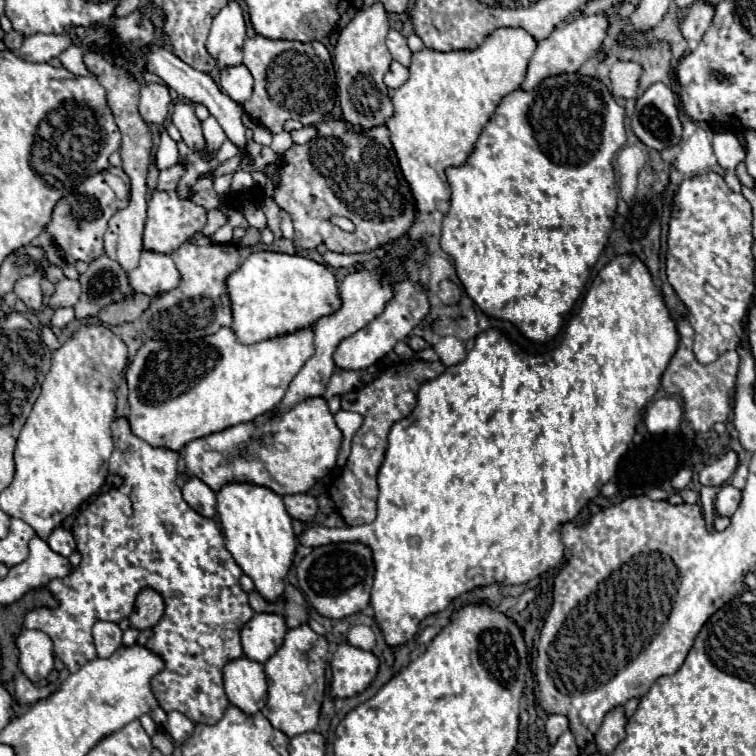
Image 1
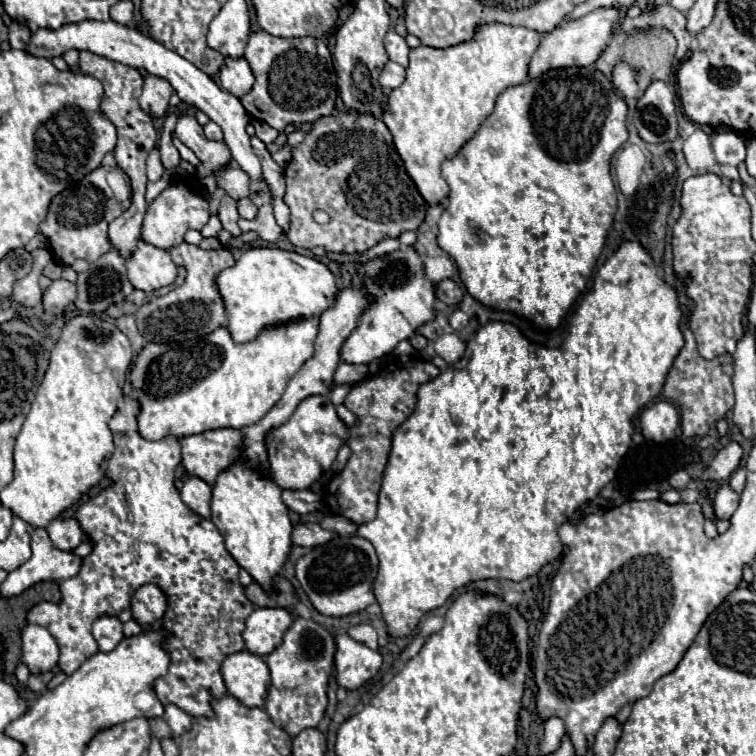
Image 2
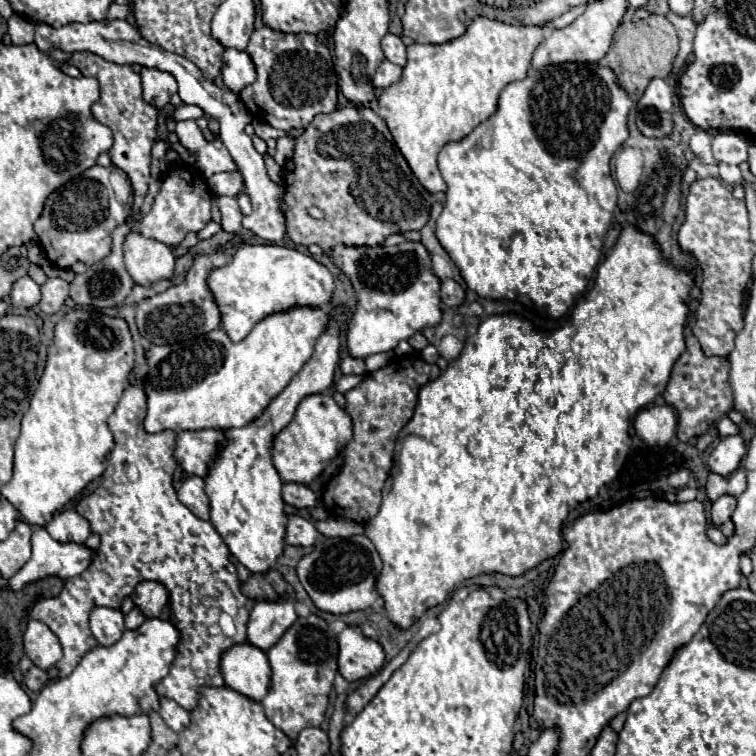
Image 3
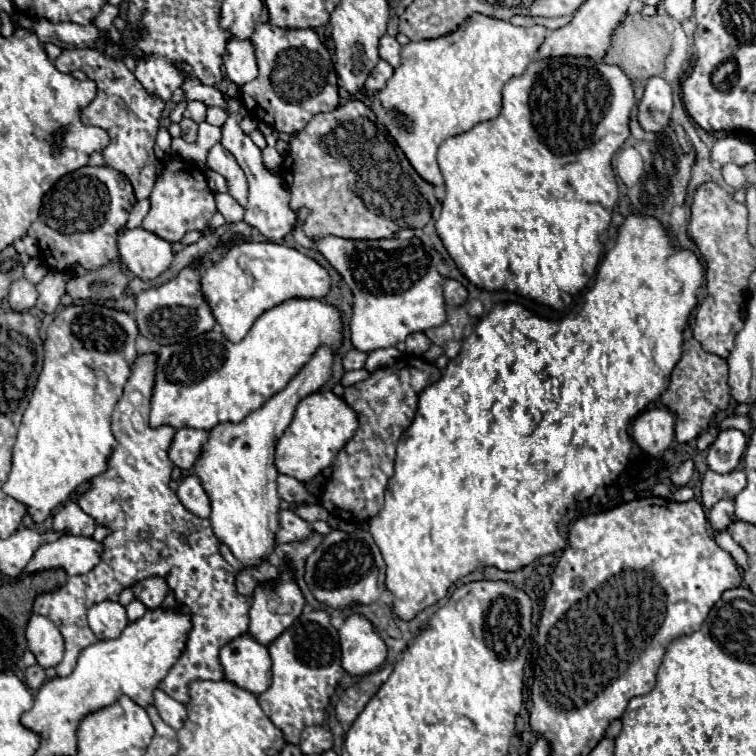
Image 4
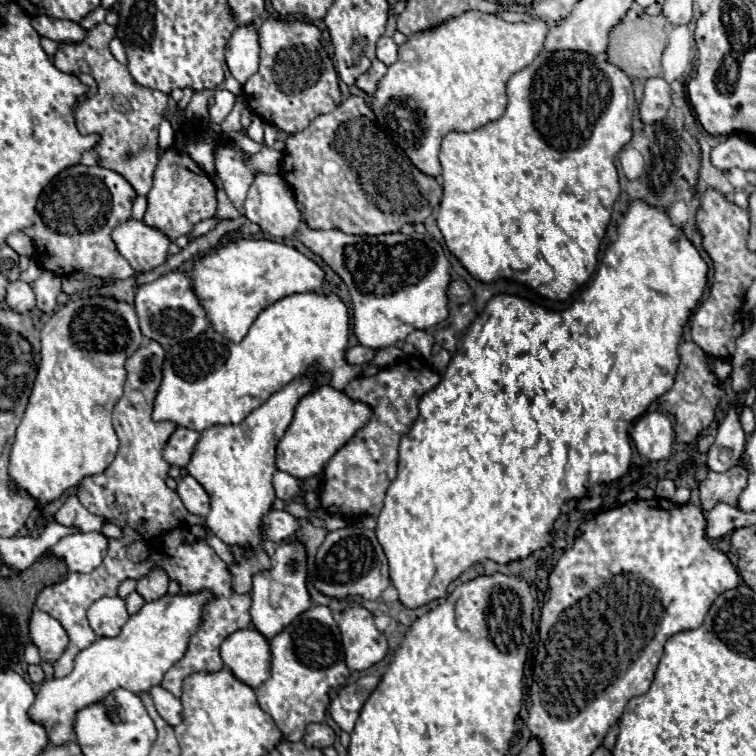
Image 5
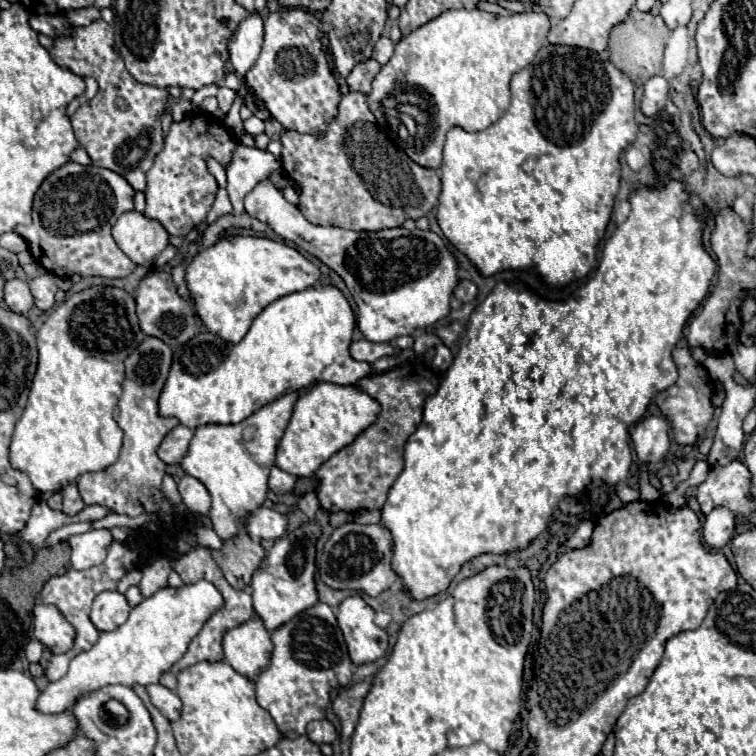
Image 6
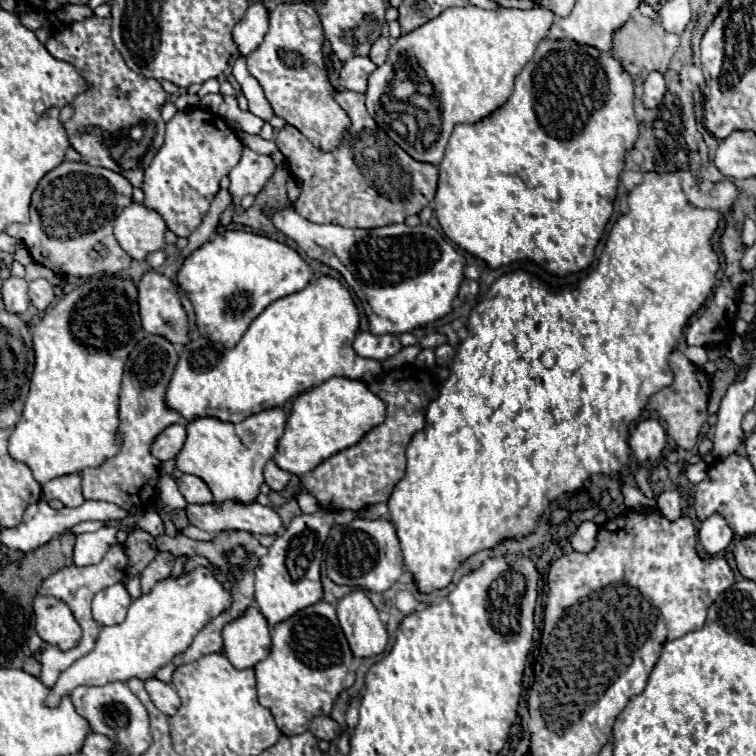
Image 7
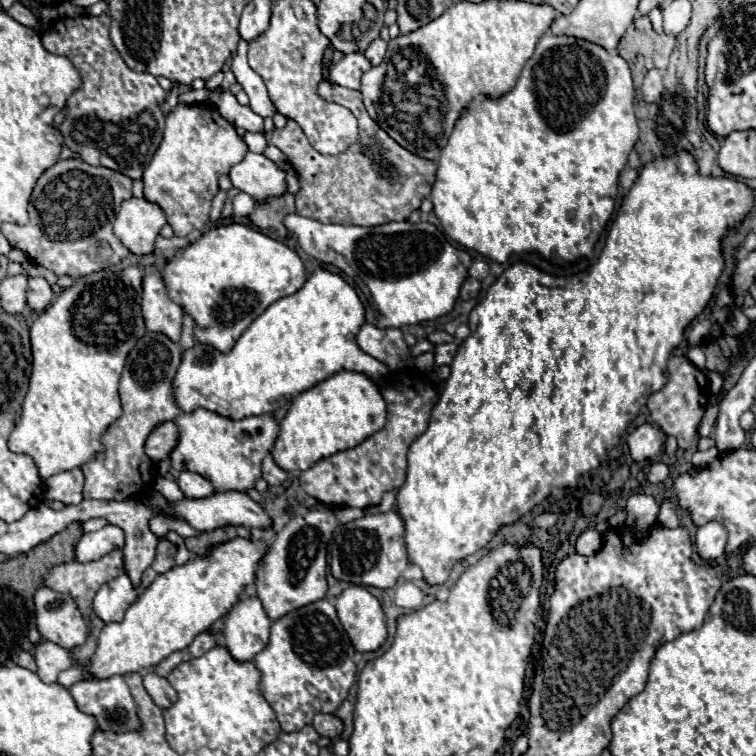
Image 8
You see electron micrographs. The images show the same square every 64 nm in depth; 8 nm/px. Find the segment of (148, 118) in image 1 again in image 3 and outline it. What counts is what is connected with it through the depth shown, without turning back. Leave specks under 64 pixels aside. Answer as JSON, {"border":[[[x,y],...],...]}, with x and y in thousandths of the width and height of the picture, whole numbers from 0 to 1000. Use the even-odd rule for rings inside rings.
{"border":[[[188,90],[185,95],[188,101],[188,114],[190,114],[190,132],[196,138],[201,138],[204,143],[214,146],[222,135],[225,135],[225,127],[233,124],[233,106],[220,98],[220,95],[212,95],[212,93],[201,93],[201,90]]]}

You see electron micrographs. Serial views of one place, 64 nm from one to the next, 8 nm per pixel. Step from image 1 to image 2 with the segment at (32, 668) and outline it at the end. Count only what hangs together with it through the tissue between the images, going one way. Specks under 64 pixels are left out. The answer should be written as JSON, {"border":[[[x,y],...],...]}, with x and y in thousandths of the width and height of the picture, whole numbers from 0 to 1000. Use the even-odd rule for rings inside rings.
{"border":[[[37,825],[29,833],[29,876],[40,892],[66,889],[77,876],[77,852],[58,828]]]}

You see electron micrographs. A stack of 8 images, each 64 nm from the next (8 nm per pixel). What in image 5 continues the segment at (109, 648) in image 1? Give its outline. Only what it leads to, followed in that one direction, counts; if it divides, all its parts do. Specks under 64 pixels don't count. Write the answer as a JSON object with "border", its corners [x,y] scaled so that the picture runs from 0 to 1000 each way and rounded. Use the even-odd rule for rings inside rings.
{"border":[[[151,788],[151,791],[132,791],[127,794],[119,807],[116,807],[116,823],[124,833],[127,841],[156,841],[159,831],[167,825],[169,820],[169,810],[164,802],[164,794]]]}

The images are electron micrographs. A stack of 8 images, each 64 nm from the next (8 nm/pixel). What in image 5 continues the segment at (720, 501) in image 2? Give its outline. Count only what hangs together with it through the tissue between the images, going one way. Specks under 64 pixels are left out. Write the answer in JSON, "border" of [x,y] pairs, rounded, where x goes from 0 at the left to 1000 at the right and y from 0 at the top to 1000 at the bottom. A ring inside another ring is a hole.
{"border":[[[952,664],[934,680],[934,690],[937,690],[934,693],[937,712],[958,712],[958,709],[968,706],[971,698],[989,696],[992,685],[989,685],[989,680],[974,675],[971,669]]]}

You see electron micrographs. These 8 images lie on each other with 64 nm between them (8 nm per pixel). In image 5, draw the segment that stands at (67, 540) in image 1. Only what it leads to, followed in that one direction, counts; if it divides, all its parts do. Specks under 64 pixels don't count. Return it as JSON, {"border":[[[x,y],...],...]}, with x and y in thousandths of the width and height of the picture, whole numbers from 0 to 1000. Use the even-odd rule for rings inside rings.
{"border":[[[93,656],[82,672],[74,677],[71,688],[82,696],[95,696],[101,698],[103,704],[130,704],[138,693],[138,685],[132,683],[124,683],[119,680],[106,664],[101,656]]]}

